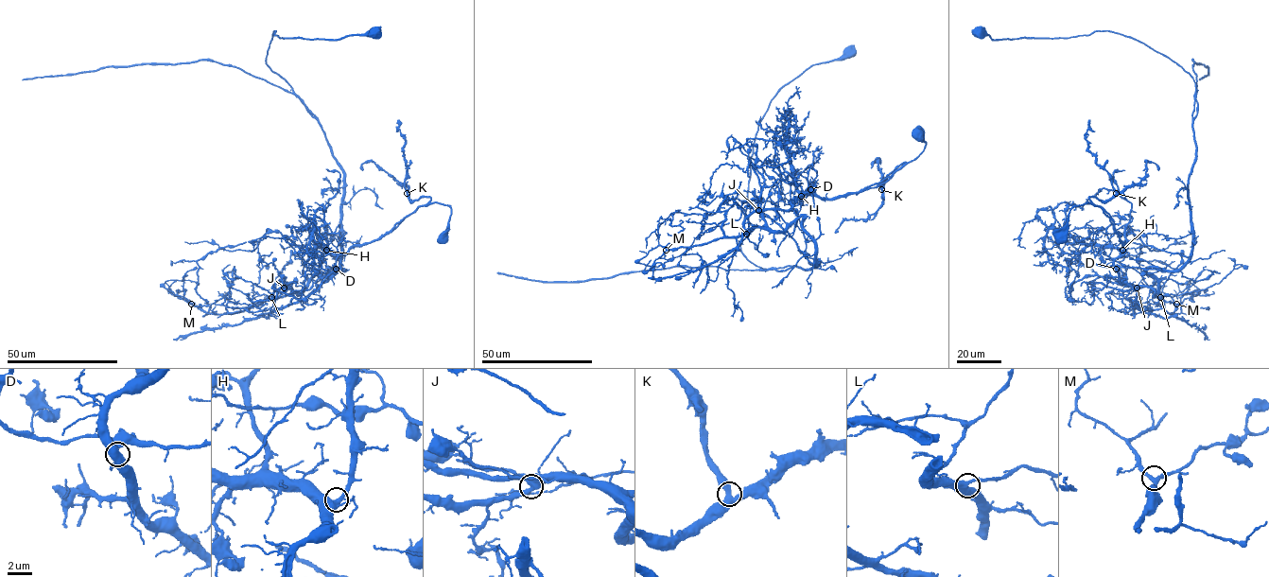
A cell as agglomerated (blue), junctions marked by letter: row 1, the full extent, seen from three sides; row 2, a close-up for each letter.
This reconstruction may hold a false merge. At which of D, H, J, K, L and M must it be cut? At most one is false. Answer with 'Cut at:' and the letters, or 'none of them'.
Cut at: D

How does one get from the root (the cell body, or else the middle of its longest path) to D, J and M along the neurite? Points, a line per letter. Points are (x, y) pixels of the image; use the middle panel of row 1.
D: (850, 52), (786, 83), (759, 123), (740, 245), (749, 261), (766, 269), (816, 266), (810, 189)
J: (850, 52), (780, 90), (749, 162), (741, 253), (762, 269), (816, 266), (802, 216), (772, 231), (758, 210)
M: (850, 52), (780, 90), (749, 162), (741, 253), (762, 269), (816, 266), (802, 216), (785, 231), (666, 250)

